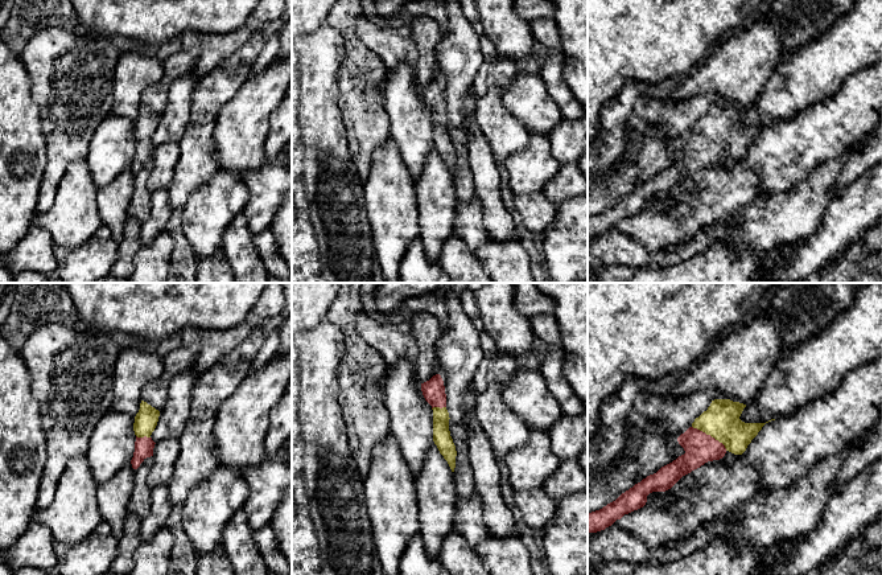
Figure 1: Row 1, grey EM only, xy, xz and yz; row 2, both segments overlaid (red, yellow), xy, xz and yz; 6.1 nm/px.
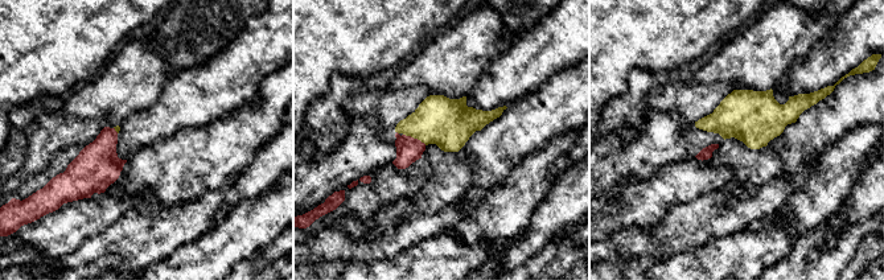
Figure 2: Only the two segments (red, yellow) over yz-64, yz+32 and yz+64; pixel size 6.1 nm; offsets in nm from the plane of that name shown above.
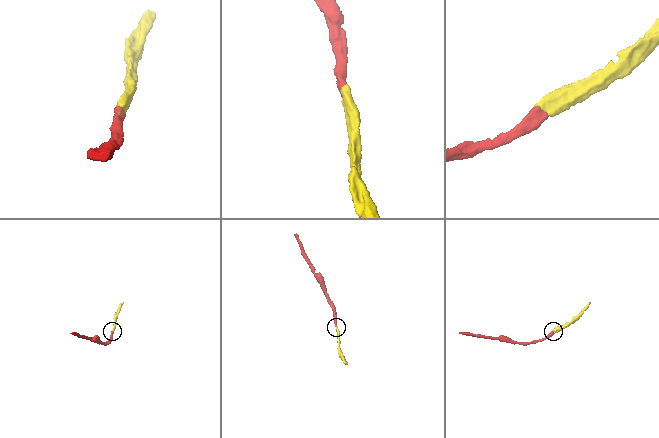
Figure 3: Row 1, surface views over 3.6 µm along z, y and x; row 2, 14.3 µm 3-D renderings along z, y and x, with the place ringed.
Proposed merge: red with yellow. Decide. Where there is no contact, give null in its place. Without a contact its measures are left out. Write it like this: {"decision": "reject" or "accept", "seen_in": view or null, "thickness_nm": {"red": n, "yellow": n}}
{"decision": "accept", "seen_in": "yz", "thickness_nm": {"red": 190, "yellow": 220}}

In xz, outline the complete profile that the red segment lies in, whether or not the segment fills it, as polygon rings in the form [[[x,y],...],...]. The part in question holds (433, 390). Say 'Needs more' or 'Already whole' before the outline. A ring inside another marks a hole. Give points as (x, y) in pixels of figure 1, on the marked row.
Needs more. [[[436,374],[421,383],[421,391],[433,410],[433,441],[448,461],[452,472],[454,472],[457,451],[449,431],[450,418],[446,410],[446,394],[441,375]]]

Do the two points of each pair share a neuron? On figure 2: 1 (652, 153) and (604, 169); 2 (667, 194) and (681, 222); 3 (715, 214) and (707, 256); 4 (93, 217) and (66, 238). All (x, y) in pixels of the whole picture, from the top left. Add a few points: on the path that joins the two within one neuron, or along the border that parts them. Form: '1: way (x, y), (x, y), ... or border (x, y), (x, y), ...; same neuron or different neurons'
1: way (640, 153), (624, 153), (616, 157); same neuron
2: border (702, 194), (689, 201), (674, 204), (653, 225); different neurons
3: border (740, 229), (726, 235), (718, 235), (683, 254); different neurons
4: way (86, 218), (73, 231); same neuron

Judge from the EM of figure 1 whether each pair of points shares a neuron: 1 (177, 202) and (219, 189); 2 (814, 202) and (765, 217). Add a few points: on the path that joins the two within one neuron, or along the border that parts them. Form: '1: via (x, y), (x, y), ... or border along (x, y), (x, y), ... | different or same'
1: border along (209, 179), (189, 197), (181, 209) | different
2: via (802, 210), (792, 217), (777, 217) | same

